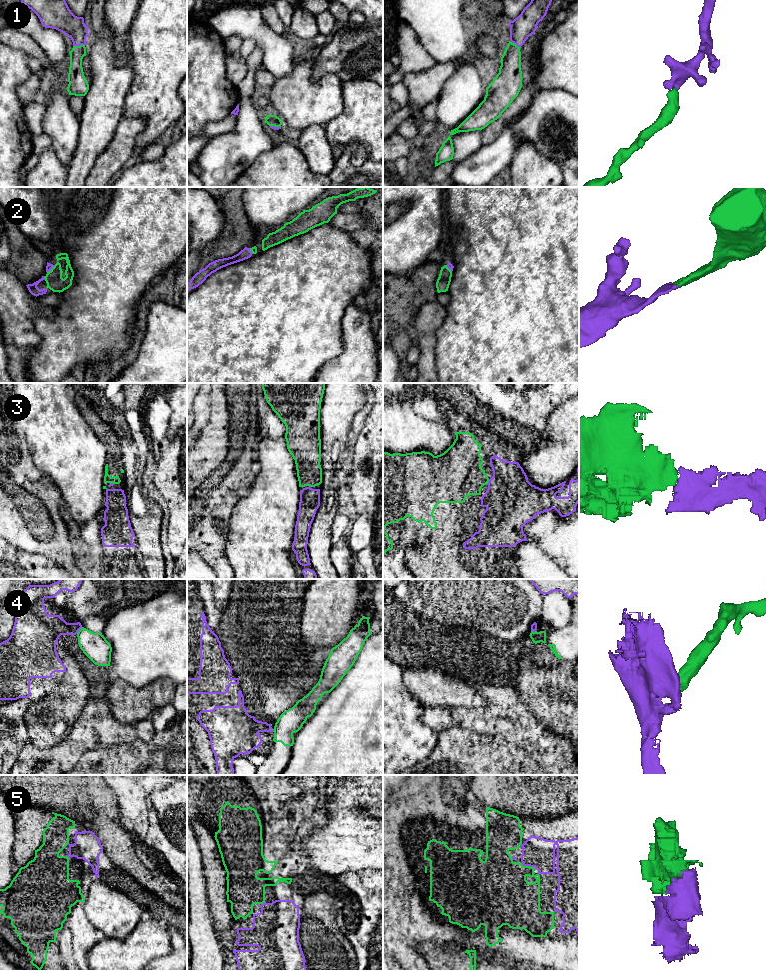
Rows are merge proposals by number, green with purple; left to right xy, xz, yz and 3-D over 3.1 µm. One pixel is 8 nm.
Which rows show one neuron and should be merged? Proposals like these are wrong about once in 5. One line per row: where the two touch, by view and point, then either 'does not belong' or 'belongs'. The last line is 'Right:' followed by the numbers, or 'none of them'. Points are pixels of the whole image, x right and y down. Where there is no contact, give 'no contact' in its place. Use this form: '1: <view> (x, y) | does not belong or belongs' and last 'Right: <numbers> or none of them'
1: xy (78, 46) | belongs
2: xy (45, 278) | belongs
3: yz (488, 481) | belongs
4: xy (79, 630) | does not belong
5: yz (529, 866) | belongs
Right: 1, 2, 3, 5

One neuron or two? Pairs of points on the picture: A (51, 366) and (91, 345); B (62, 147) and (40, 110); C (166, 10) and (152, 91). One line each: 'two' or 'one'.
A: one
B: two
C: one

